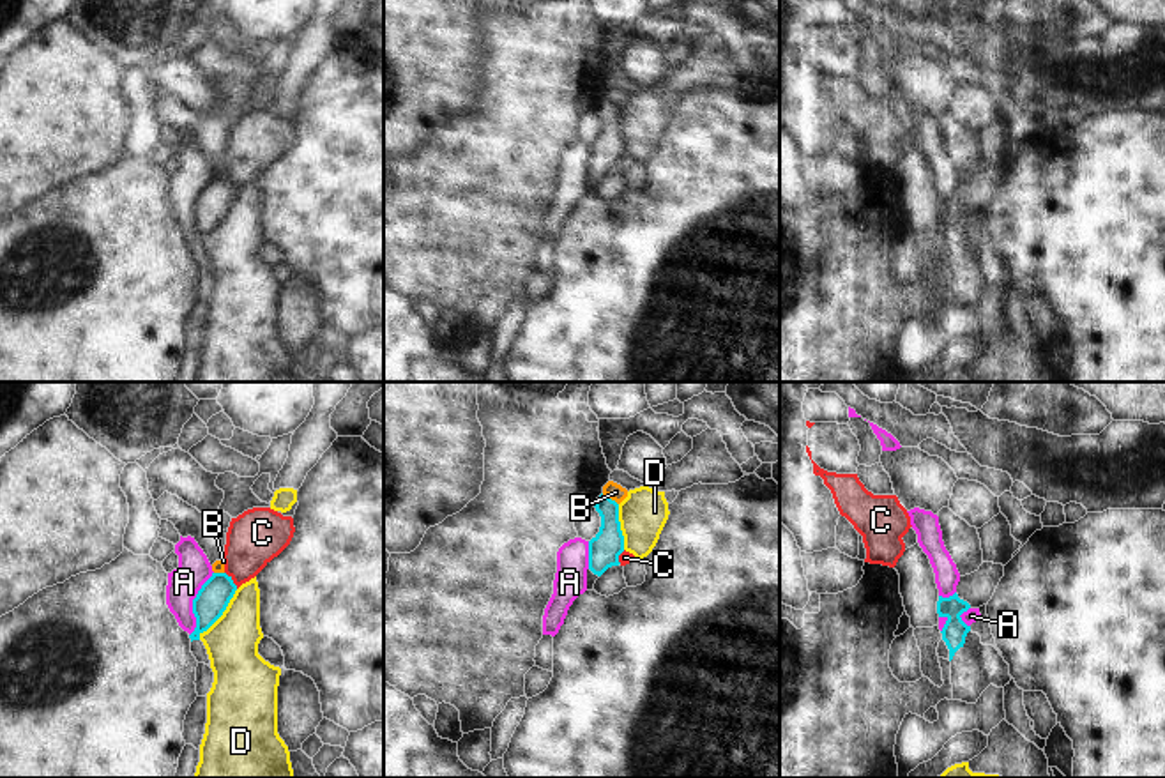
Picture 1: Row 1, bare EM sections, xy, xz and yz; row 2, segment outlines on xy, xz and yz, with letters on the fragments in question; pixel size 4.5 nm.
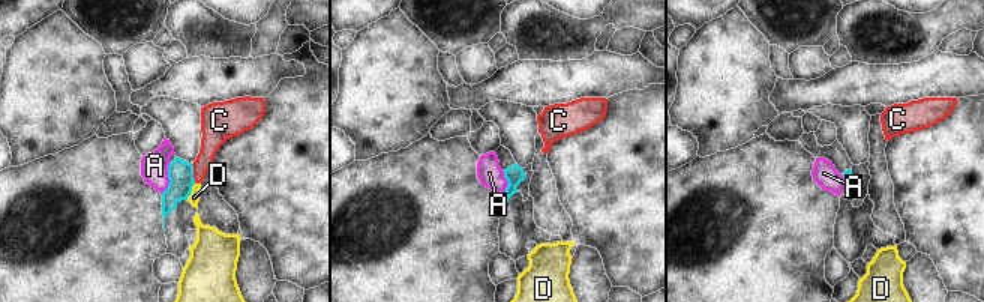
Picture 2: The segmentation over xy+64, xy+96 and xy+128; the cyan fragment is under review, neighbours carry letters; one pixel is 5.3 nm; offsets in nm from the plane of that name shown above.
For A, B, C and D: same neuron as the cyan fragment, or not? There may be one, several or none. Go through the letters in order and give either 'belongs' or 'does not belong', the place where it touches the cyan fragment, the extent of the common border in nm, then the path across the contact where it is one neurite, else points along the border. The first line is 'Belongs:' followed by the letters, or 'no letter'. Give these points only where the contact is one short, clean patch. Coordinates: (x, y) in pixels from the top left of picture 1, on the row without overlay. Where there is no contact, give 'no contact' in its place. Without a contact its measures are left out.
Belongs: no letter
A: does not belong | xy (193, 207) | 320 nm | along xy (213, 175), (193, 204), (195, 234), (190, 239)
B: does not belong | xz (609, 101) | 90 nm | along xz (601, 98), (607, 98), (617, 108)
C: does not belong | xy (232, 184) | 100 nm
D: does not belong | xy (221, 218) | 300 nm | along xy (237, 193), (227, 213), (198, 243)

